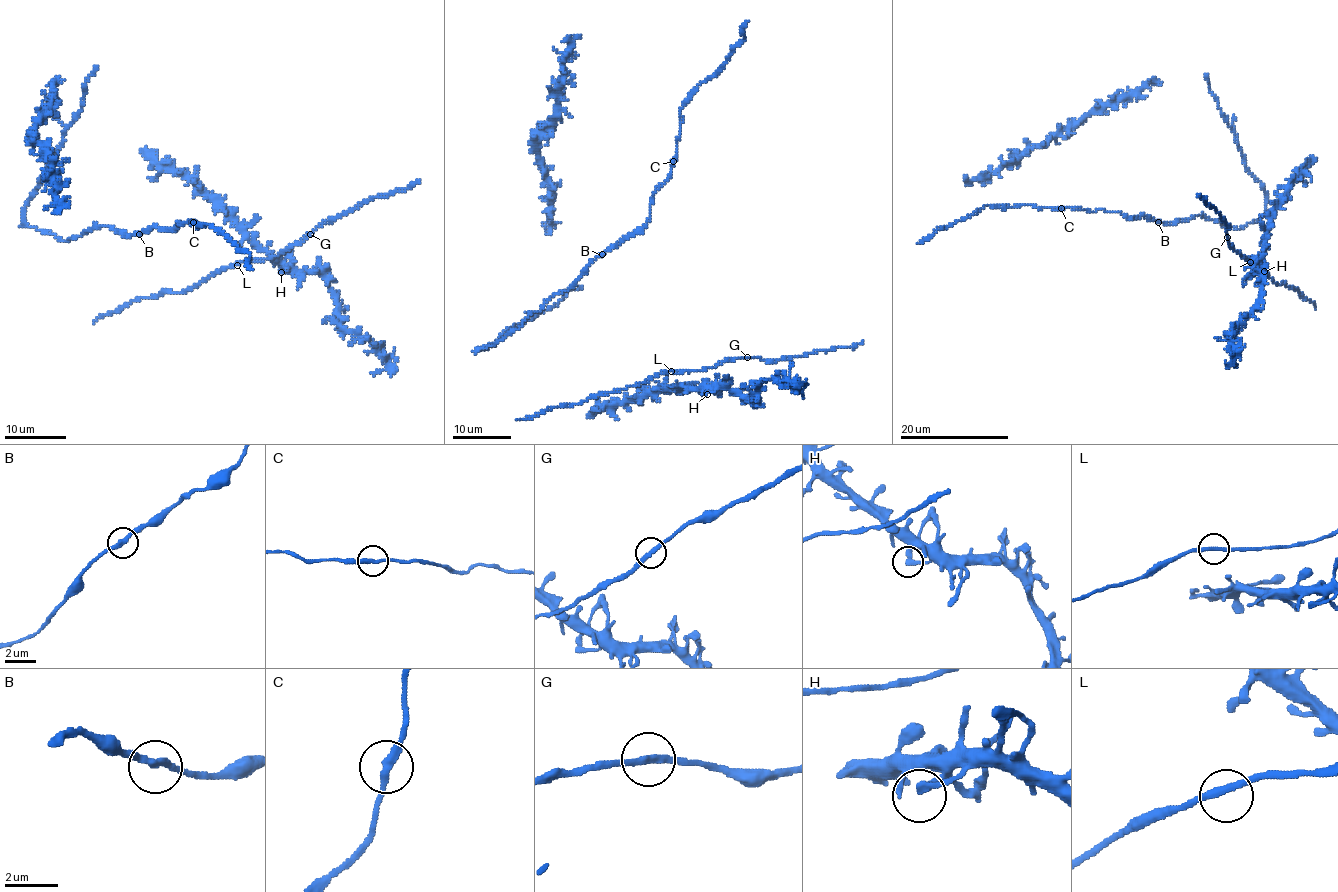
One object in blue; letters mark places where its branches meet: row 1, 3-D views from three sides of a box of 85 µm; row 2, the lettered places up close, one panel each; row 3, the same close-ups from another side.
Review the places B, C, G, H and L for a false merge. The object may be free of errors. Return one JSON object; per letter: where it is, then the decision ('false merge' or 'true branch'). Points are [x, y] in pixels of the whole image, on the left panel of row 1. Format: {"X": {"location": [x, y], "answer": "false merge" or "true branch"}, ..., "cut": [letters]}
{"B": {"location": [139, 234], "answer": "true branch"}, "C": {"location": [193, 222], "answer": "true branch"}, "G": {"location": [310, 234], "answer": "true branch"}, "H": {"location": [281, 272], "answer": "true branch"}, "L": {"location": [237, 265], "answer": "true branch"}, "cut": []}

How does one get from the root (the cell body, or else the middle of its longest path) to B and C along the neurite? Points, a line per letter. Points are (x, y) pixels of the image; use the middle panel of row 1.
B: (496, 342), (518, 328), (551, 297), (567, 290), (602, 254)
C: (496, 342), (518, 328), (551, 297), (567, 290), (595, 259), (646, 224), (654, 192), (669, 177), (673, 161)

